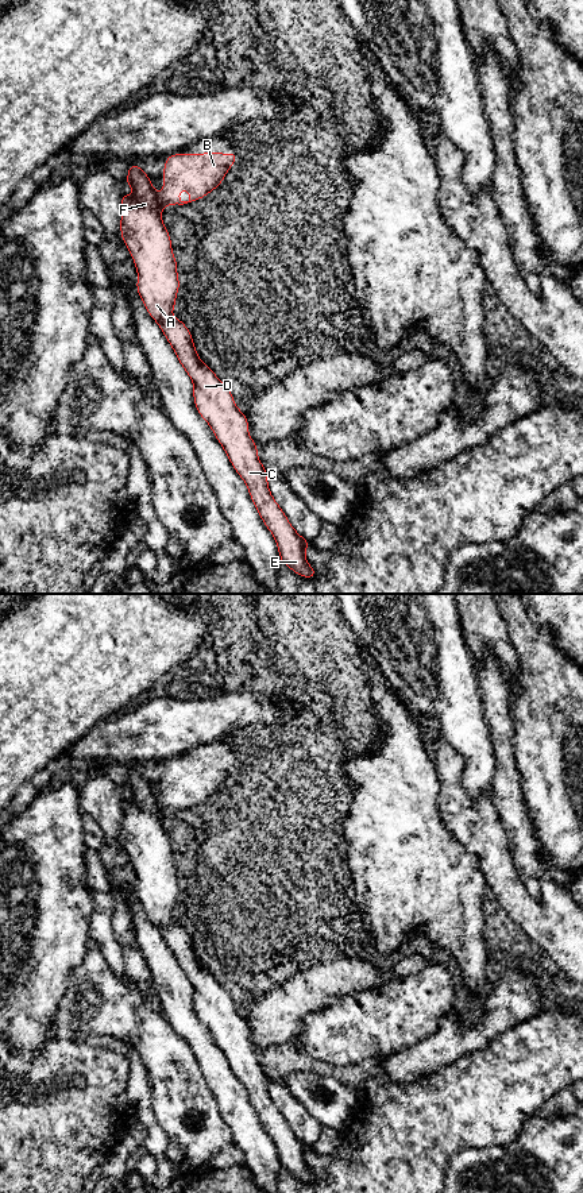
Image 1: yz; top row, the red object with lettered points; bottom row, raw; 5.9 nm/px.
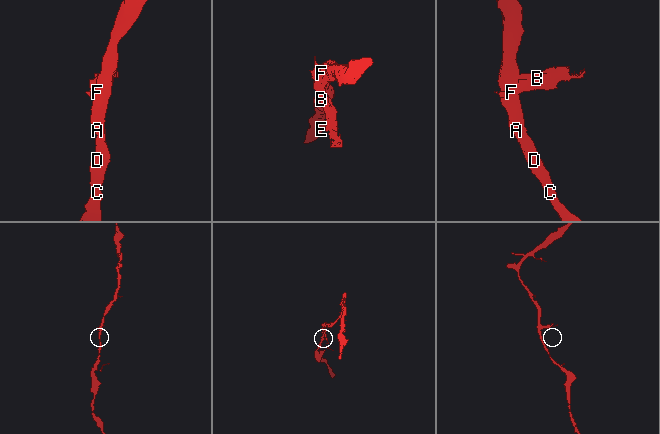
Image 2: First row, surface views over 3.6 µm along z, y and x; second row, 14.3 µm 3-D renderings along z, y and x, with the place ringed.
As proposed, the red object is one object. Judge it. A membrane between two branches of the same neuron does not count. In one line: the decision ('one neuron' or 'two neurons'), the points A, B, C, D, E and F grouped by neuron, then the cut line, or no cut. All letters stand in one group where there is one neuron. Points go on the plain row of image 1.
two neurons; A C D E F / B; cut in yz along (155, 799), (157, 807), (162, 813)

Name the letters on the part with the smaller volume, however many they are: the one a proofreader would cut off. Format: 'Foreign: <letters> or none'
Foreign: B

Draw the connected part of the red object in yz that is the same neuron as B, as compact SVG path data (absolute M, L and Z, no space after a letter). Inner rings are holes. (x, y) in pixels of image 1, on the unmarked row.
M204 757L173 758L166 762L163 773L163 796L157 799L159 811L184 810L205 802L215 795L236 767L238 758ZM189 795L188 806L181 806L178 796Z

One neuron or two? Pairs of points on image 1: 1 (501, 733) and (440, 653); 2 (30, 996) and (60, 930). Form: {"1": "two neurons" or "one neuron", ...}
{"1": "two neurons", "2": "one neuron"}

